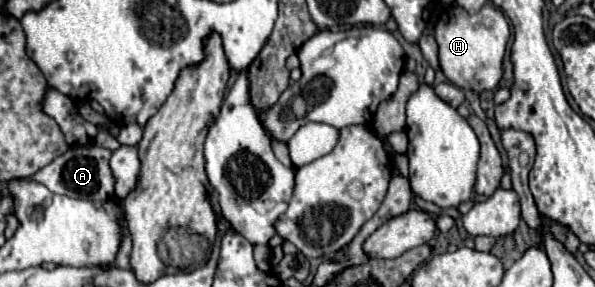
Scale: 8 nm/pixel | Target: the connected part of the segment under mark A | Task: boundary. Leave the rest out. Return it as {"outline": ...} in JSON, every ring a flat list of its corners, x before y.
{"outline":[[96,144,86,146,72,146,66,154,52,160,48,166,38,170,32,180,44,184,56,194,66,194,70,198,82,198,82,200,108,200,114,196,114,174,110,170,110,156,112,152,108,148,98,148]]}

